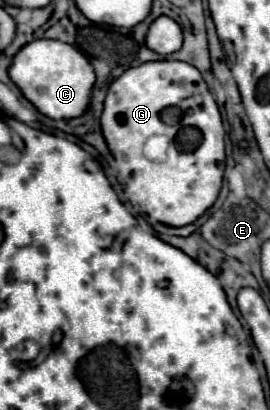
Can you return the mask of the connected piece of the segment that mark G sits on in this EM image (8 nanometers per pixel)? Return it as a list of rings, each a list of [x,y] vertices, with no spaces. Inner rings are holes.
[[[160,60],[128,68],[108,86],[100,126],[114,158],[116,150],[132,152],[124,154],[122,182],[132,200],[154,220],[168,226],[186,226],[216,202],[226,160],[226,132],[220,110],[202,74],[192,64]],[[184,128],[196,130],[196,152],[168,154],[168,160],[162,164],[150,162],[142,156],[142,146],[150,136],[166,134],[176,140]]]

